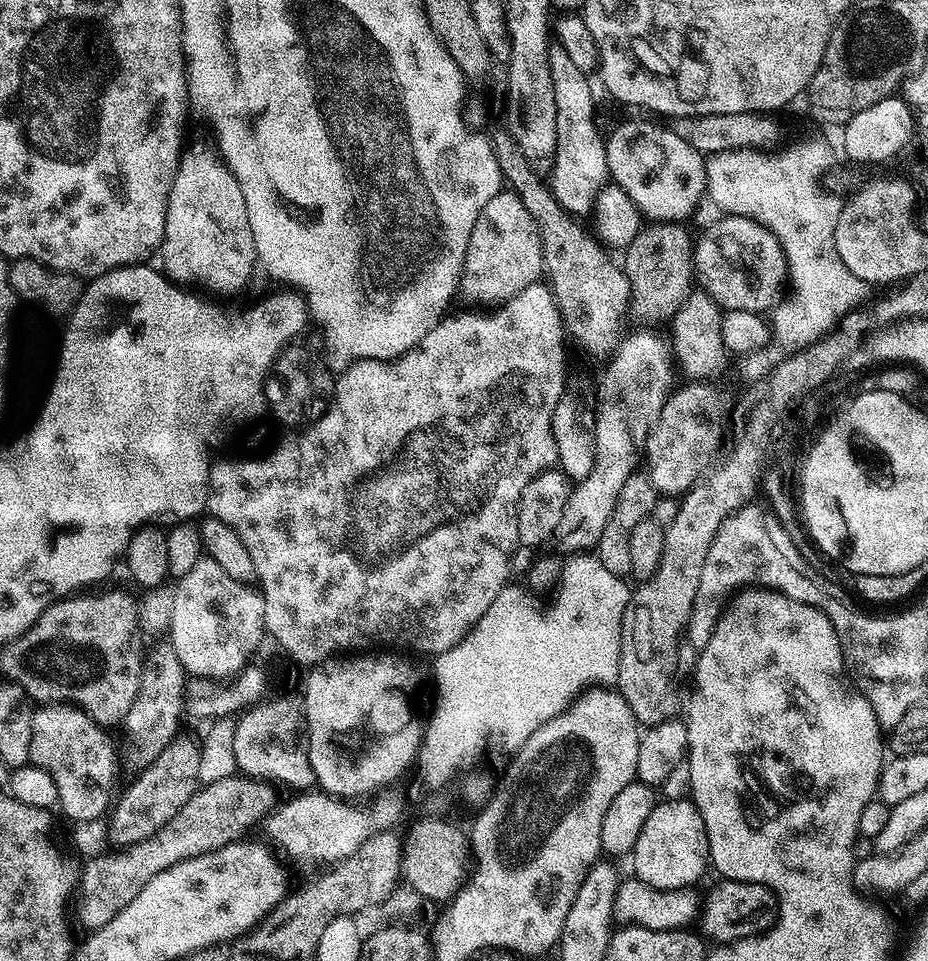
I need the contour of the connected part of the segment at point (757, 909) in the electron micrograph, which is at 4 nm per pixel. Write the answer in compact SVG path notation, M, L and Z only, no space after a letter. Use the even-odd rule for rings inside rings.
M721 879L719 883L709 890L708 896L706 892L698 911L698 924L700 922L701 928L699 931L709 941L712 939L713 945L733 944L734 941L747 936L767 932L776 923L778 915L776 896L764 884L725 879Z

